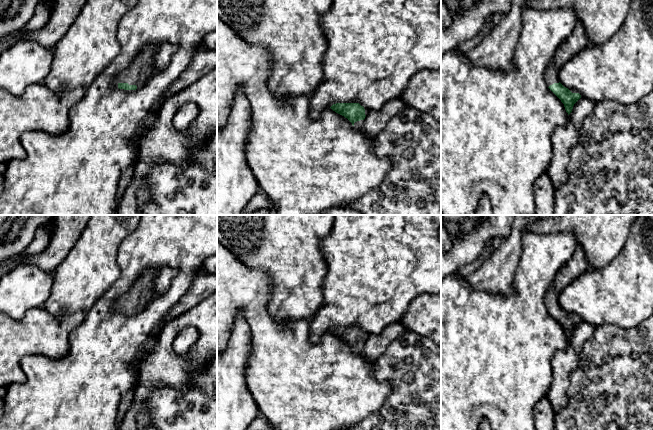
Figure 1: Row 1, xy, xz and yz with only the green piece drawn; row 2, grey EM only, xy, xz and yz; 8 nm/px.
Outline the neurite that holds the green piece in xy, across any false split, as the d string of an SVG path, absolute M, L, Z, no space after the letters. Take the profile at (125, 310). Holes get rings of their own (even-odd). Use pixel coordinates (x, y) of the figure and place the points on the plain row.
M153 271L144 272L132 288L117 299L114 312L136 314L143 311L154 297L152 279L155 276Z

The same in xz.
M336 327L330 332L347 342L356 353L362 352L364 343L370 335L370 333L361 330L359 327Z

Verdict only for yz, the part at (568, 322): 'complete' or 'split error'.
split error

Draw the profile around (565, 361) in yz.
M581 320L568 339L567 347L557 351L553 356L553 381L548 396L554 413L558 413L567 405L569 376L577 369L582 346L594 331L594 326Z

